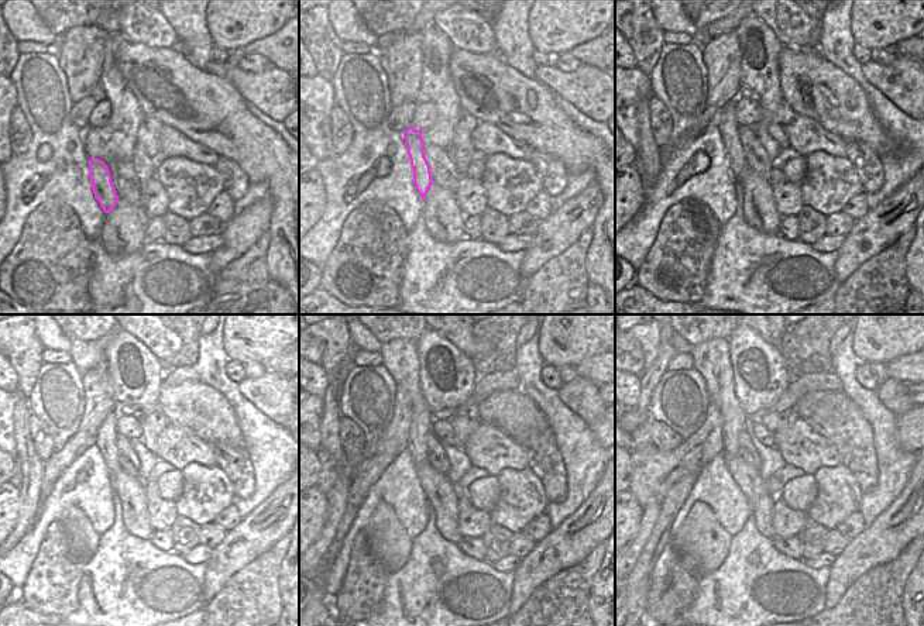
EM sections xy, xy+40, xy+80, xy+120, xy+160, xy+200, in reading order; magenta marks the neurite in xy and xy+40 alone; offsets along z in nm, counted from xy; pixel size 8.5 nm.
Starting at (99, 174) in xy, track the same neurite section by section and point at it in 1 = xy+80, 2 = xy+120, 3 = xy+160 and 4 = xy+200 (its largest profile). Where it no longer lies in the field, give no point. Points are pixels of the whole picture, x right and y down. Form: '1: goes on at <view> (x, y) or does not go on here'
1: goes on at xy+80 (728, 126)
2: goes on at xy+120 (103, 442)
3: goes on at xy+160 (416, 440)
4: goes on at xy+200 (731, 446)

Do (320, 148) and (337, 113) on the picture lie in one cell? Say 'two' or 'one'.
two

